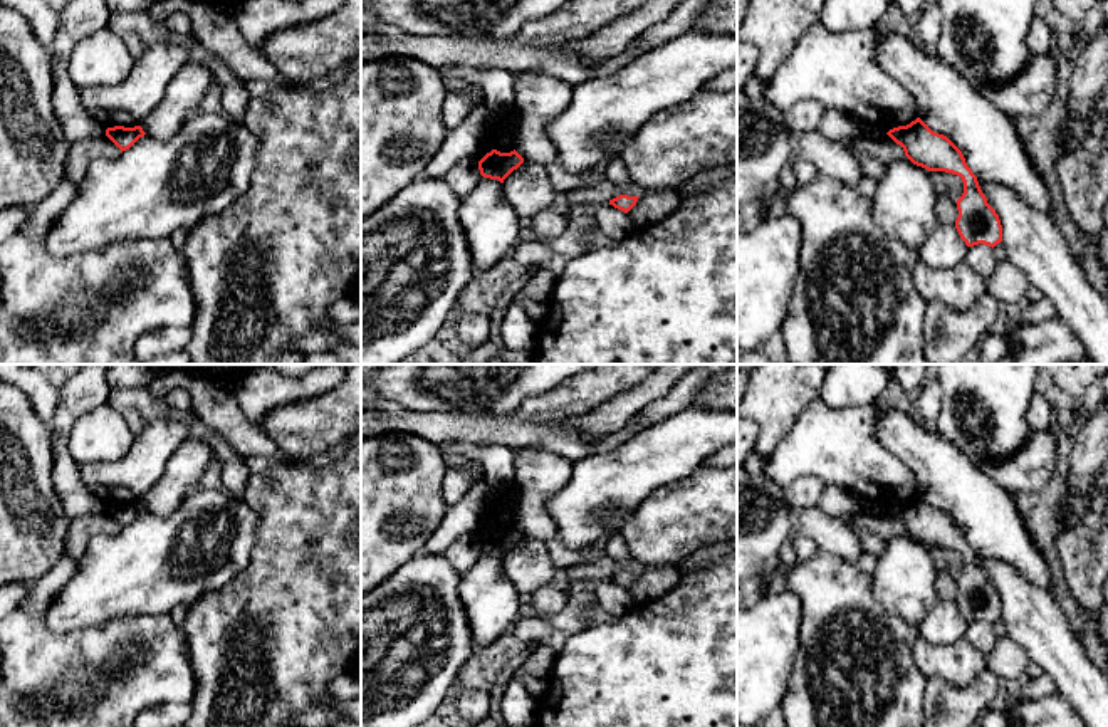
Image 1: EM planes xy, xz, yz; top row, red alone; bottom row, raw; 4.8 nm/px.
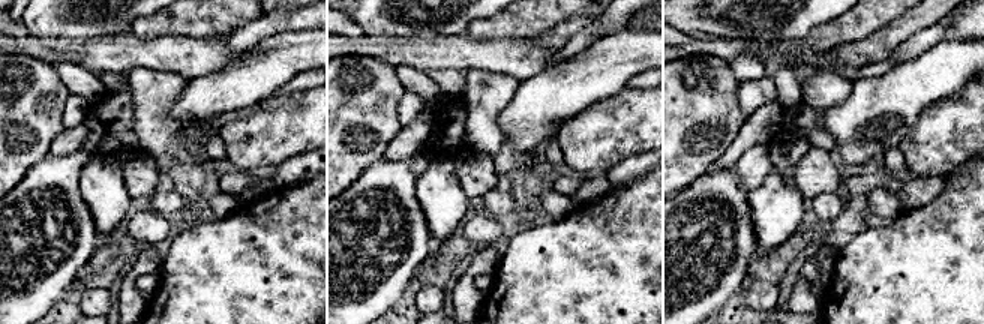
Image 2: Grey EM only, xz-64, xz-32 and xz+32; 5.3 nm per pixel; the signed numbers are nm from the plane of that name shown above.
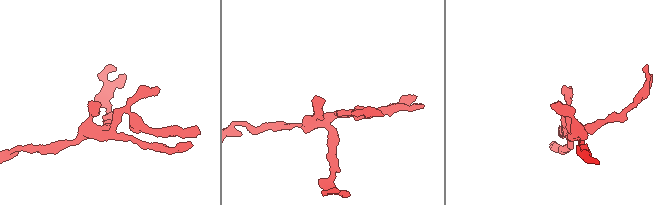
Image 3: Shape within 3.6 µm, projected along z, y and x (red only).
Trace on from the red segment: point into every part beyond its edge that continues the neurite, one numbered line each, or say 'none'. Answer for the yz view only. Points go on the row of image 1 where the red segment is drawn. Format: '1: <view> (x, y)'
none

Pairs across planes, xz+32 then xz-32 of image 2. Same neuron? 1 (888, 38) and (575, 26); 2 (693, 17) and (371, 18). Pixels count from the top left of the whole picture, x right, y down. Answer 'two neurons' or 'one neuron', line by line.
1: one neuron
2: one neuron

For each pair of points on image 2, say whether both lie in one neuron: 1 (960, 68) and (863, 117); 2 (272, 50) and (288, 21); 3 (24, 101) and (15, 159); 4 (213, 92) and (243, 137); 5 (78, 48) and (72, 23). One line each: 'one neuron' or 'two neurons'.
1: one neuron
2: two neurons
3: one neuron
4: two neurons
5: two neurons

